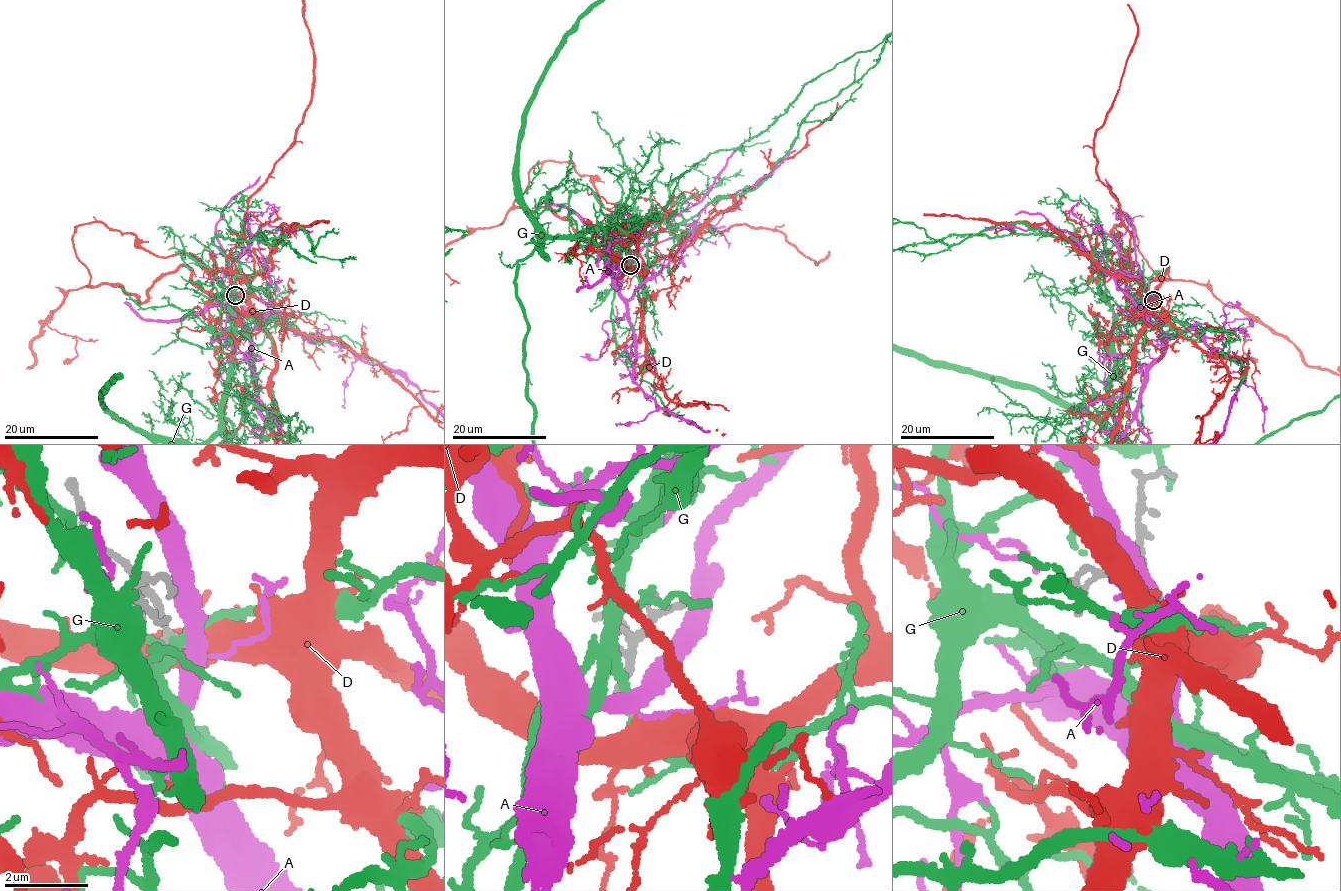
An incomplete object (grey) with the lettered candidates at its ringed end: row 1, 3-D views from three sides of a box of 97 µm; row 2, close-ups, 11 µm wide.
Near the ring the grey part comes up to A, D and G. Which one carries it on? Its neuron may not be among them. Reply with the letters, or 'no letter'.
D

